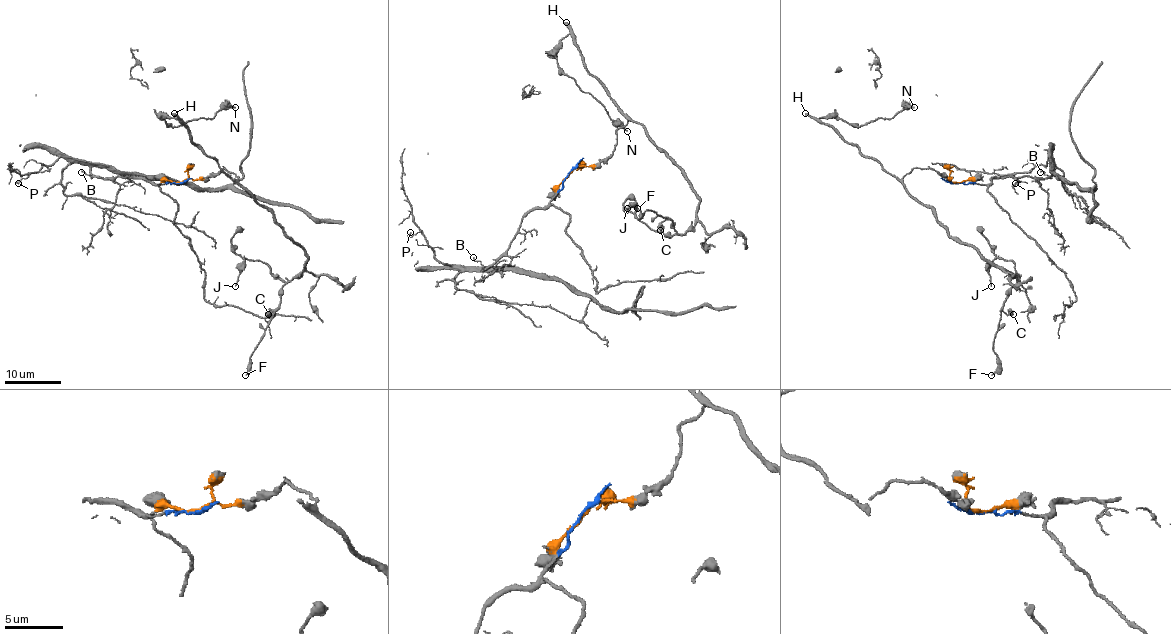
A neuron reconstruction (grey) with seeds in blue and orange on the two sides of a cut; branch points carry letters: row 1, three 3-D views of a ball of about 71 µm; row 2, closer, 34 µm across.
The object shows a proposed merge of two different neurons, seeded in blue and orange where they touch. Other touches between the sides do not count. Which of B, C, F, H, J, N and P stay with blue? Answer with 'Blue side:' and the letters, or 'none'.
Blue side: B, P

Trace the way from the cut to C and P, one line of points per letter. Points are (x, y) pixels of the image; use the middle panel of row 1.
C: (571, 171), (598, 166), (616, 130), (639, 122), (699, 201), (684, 233), (668, 219), (660, 230)
P: (571, 171), (547, 205), (523, 218), (510, 246), (482, 271), (441, 263), (424, 235), (410, 232)

